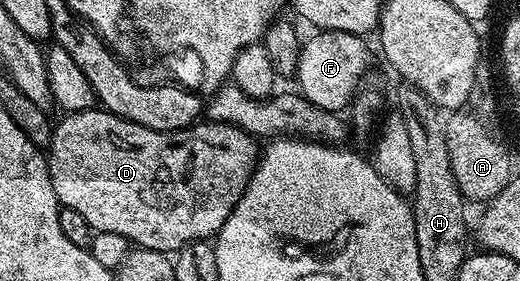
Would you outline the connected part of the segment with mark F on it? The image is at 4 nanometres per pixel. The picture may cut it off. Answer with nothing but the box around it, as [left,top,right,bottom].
[296,30,370,112]

